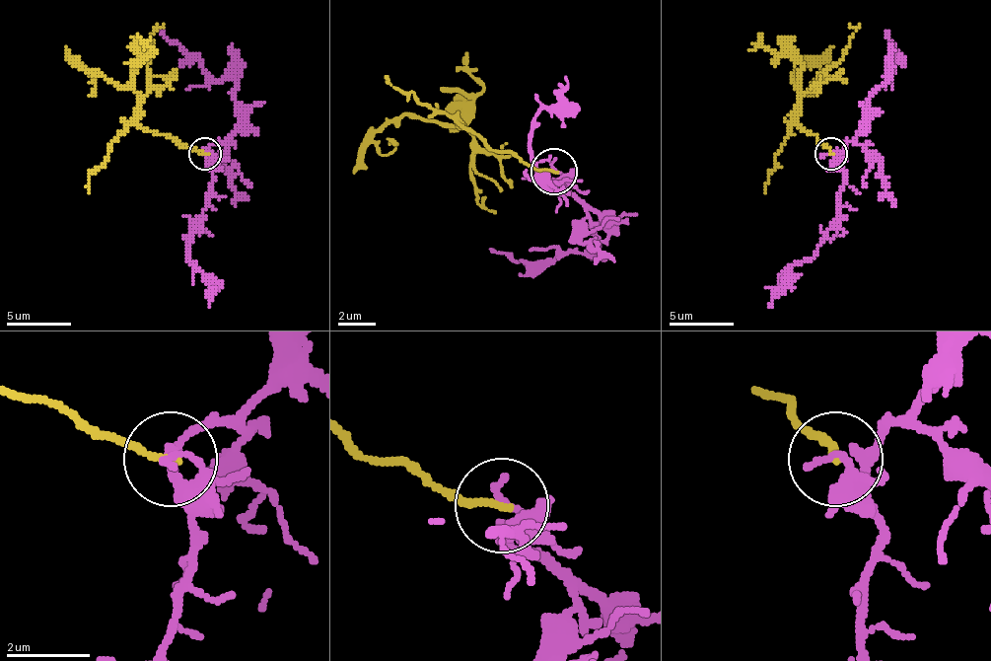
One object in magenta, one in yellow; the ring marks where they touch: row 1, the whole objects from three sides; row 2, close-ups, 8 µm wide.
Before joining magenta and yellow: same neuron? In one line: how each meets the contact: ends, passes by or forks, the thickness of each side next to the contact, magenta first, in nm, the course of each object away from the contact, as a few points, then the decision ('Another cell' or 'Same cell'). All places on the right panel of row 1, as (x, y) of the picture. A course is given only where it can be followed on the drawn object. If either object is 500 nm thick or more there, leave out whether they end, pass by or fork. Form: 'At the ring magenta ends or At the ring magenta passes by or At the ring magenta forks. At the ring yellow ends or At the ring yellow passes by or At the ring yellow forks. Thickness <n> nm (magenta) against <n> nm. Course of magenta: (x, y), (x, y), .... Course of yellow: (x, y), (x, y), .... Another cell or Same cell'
At the ring magenta ends. At the ring yellow ends. Thickness 180 nm (magenta) against 160 nm. Course of magenta: (830, 154), (840, 151), (866, 121), (869, 96), (888, 79), (895, 60), (885, 31). Course of yellow: (830, 154), (817, 134), (798, 121), (798, 89), (791, 76), (814, 66), (820, 69), (808, 96). Another cell

